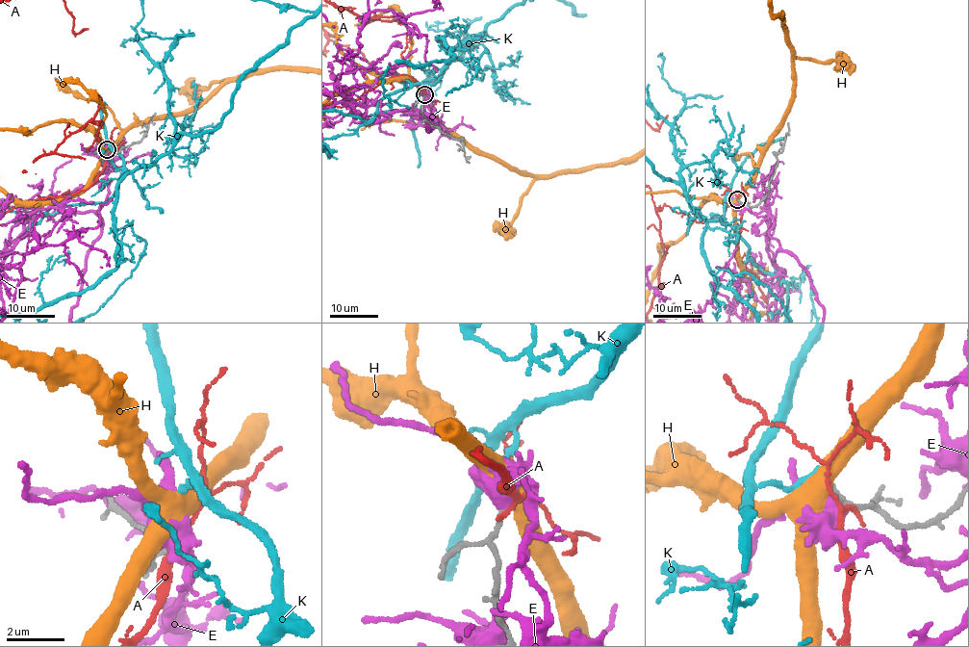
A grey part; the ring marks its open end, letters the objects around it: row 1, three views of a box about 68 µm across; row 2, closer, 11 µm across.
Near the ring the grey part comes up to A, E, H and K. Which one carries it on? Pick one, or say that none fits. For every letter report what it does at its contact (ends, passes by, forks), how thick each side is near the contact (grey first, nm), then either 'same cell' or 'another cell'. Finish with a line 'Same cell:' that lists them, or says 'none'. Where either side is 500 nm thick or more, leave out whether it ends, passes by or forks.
A: it passes by | 240/160 nm | another cell
E: 240/750 nm | another cell
H: 180/550 nm | another cell
K: it ends | 170/220 nm | same cell
Same cell: K

